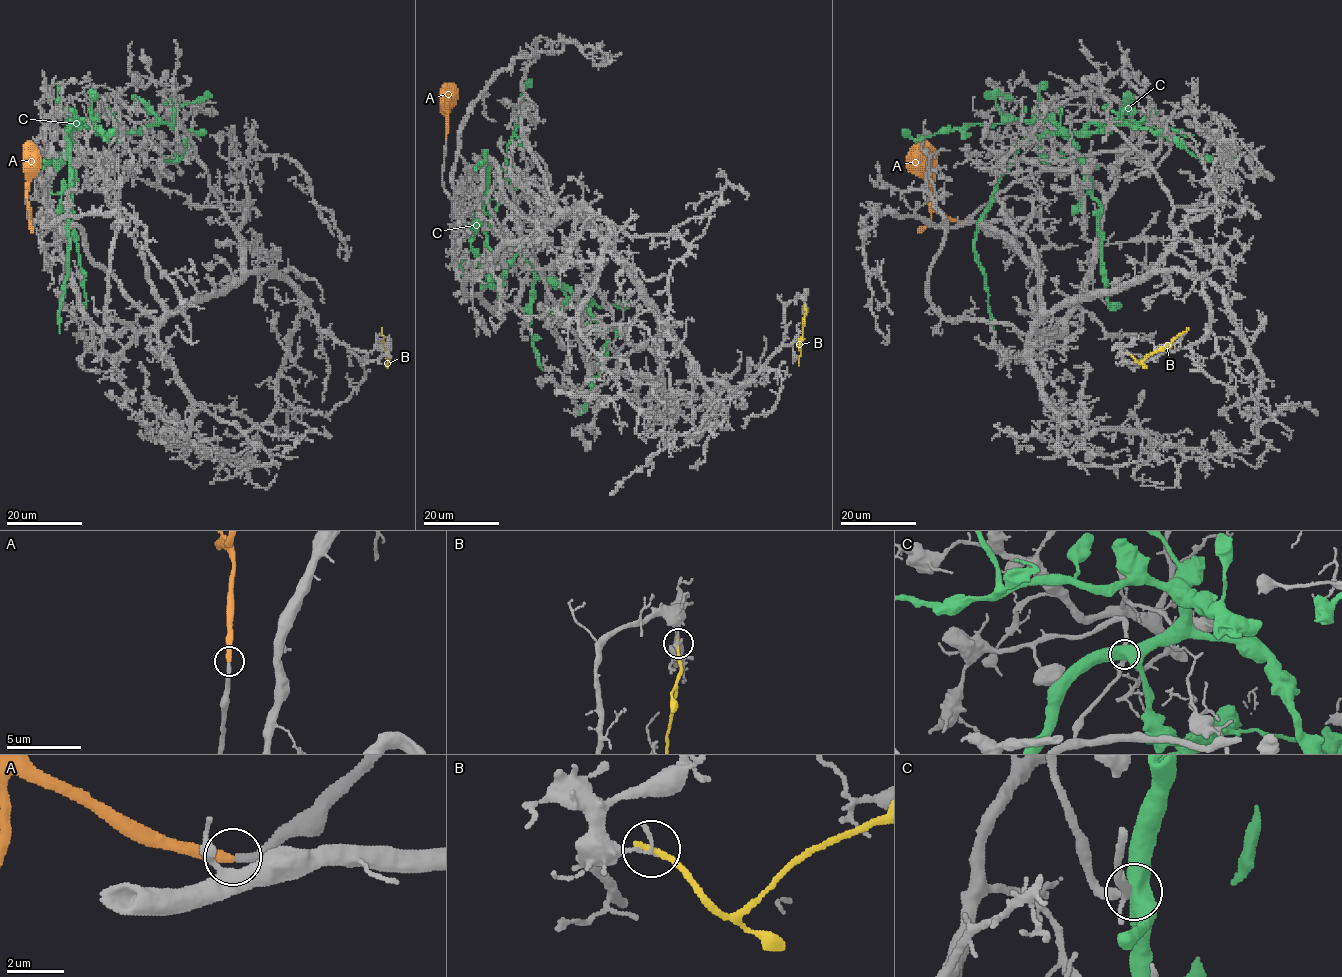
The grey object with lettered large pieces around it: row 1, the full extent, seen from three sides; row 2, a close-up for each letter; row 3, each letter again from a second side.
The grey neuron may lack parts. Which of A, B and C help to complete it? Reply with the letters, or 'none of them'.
A

